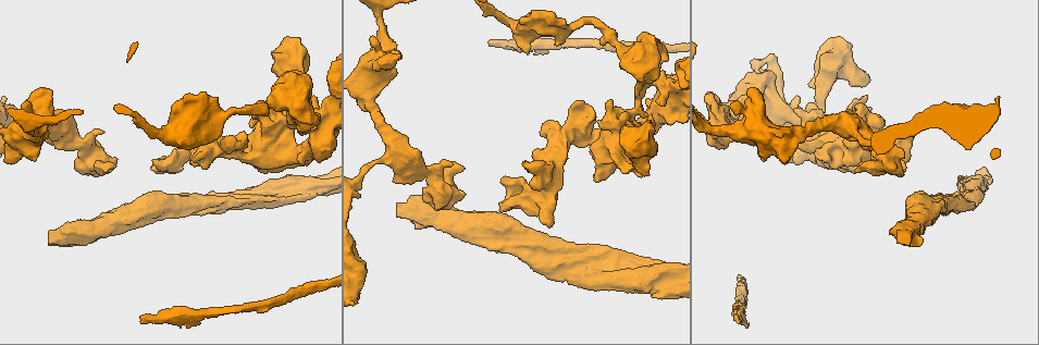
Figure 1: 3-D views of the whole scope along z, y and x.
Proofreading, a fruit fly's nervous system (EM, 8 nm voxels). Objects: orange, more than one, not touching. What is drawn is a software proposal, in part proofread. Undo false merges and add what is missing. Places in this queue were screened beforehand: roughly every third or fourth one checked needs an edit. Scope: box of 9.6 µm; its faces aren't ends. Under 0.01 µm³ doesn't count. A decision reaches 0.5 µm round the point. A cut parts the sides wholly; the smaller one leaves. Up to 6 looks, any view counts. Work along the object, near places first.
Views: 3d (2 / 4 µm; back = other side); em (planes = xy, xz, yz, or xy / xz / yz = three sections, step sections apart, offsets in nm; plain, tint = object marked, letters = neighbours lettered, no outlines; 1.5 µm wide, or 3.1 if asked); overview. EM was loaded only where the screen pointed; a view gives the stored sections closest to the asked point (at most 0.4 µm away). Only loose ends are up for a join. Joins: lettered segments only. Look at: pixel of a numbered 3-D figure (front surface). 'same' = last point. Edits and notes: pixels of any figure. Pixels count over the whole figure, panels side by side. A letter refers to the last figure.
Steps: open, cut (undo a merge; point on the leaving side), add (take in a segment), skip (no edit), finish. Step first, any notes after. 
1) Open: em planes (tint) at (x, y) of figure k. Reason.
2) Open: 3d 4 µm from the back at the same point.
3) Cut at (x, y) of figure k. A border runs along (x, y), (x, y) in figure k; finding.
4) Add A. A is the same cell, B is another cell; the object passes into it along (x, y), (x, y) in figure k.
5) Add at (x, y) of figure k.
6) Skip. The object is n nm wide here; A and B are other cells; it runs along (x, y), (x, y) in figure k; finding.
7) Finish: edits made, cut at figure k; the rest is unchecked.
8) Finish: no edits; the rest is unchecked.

Open: 3d 2 µm at (560, 36) of figure 1. Free end.

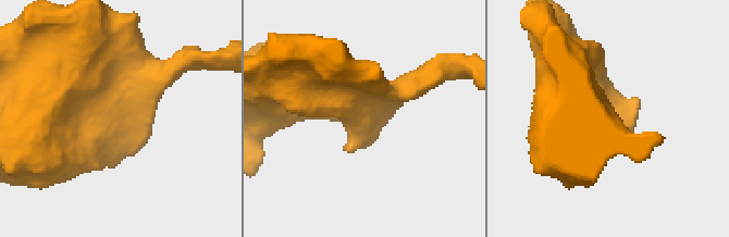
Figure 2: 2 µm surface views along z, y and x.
Open: em planes (letters) at (116, 150) of figure 2. Need the tissue.

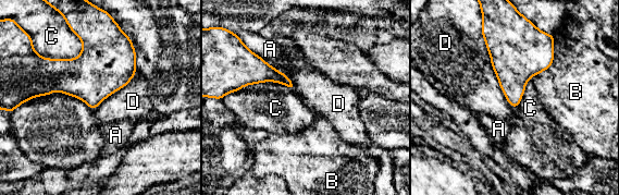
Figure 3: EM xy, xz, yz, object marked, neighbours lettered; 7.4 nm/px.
Skip. The longest contact is with D, 700 nm; A, B, C and D are other cells; a border runs along (482, 21), (491, 66), (515, 109) in figure 3; none of them fits.

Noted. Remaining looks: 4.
Open: 3d 2 µm at (809, 85) of figure 1. Free end.

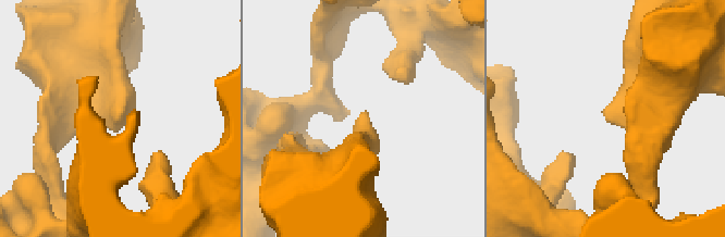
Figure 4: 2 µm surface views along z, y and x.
Open: em planes (letters) at (605, 114) of figure 4.

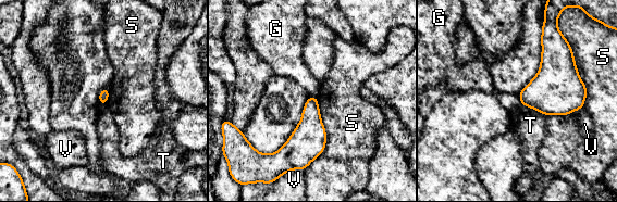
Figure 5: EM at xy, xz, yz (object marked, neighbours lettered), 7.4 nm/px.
Skip. G, S, T and V are other cells; a border runs along (517, 96), (521, 103) in figure 5; no lettered segment goes on from it.

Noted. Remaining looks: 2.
Open: 3d 2 µm at (114, 157) of figure 1. Stops while still wide.

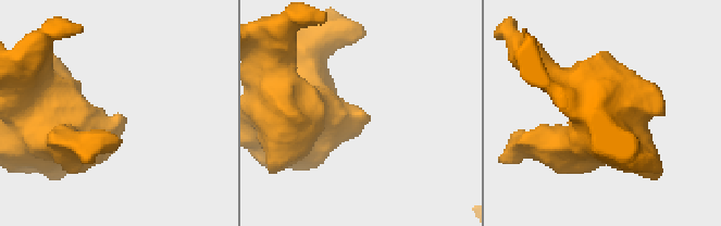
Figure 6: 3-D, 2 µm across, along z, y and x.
Open: em planes (letters) at (365, 118) of figure 6.

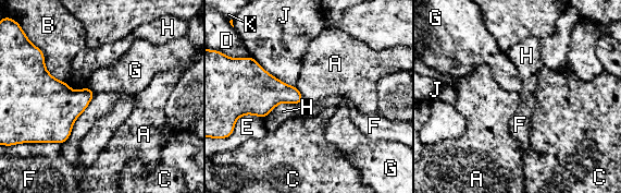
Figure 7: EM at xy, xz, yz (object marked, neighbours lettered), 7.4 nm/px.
Skip. The longest contact is with A, 440 nm; A, B, C, D, E, F, G, H, J and K are other cells; a border runs along (95, 94), (62, 144) in figure 7; no lettered segment goes on from it.

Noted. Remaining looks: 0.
Finish: no edits; the rest is unchecked.

